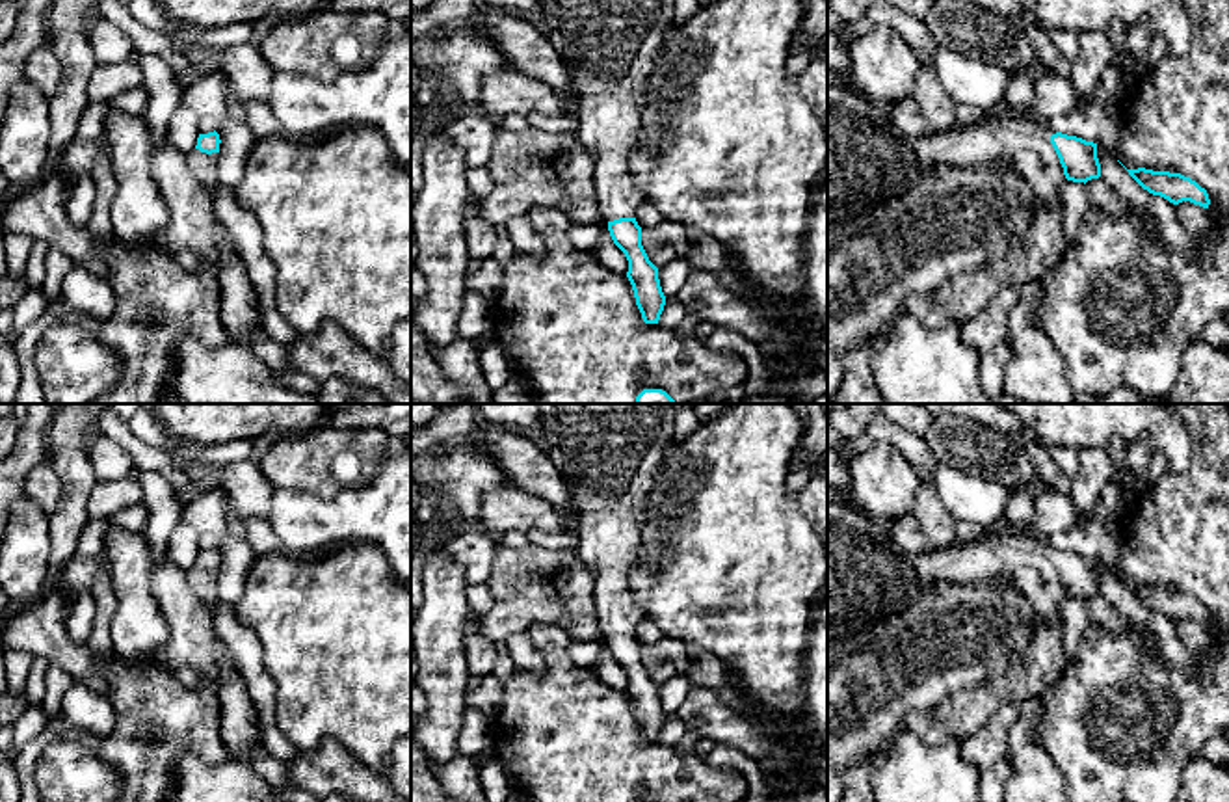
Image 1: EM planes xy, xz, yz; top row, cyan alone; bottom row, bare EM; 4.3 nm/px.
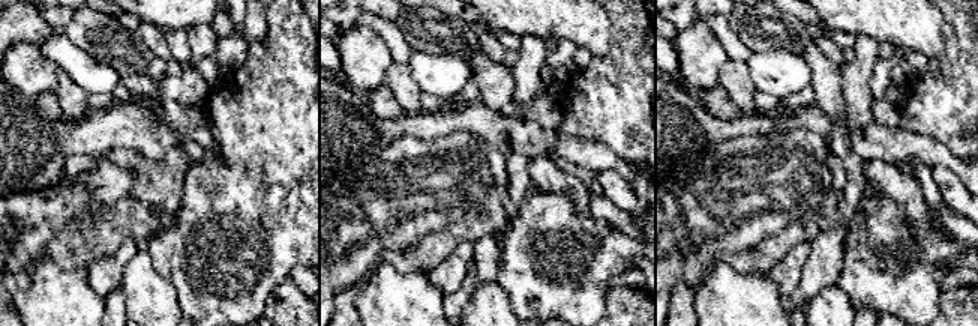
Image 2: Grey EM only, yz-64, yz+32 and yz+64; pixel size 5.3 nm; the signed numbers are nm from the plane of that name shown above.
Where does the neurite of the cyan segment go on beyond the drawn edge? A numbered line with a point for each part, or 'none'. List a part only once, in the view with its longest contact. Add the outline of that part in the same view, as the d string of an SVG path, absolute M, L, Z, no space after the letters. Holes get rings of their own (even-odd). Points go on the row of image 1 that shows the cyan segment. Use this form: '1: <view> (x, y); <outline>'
1: yz (869, 159); M827 76L827 223L872 208L933 166L976 167L1008 162L1037 199L1051 205L1065 180L1051 136L1023 114L989 114L974 125L954 127L943 134L905 136L892 125L887 108L870 102L848 80Z

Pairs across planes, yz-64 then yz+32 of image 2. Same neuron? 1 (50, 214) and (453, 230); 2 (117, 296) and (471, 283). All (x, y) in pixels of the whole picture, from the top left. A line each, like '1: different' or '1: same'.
1: different
2: same

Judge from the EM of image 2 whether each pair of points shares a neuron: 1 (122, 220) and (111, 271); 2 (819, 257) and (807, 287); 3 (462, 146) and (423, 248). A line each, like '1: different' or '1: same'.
1: different
2: same
3: different

